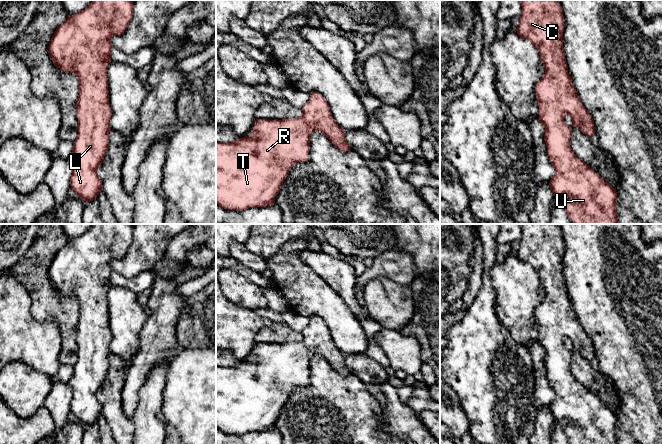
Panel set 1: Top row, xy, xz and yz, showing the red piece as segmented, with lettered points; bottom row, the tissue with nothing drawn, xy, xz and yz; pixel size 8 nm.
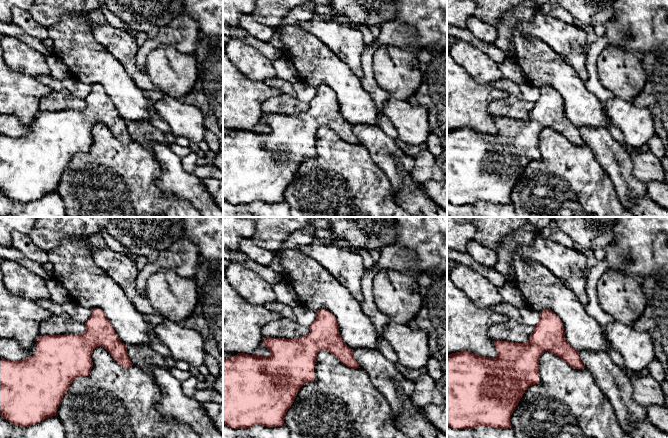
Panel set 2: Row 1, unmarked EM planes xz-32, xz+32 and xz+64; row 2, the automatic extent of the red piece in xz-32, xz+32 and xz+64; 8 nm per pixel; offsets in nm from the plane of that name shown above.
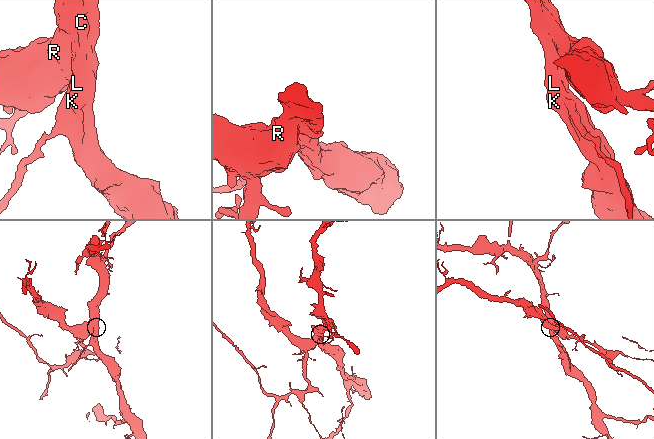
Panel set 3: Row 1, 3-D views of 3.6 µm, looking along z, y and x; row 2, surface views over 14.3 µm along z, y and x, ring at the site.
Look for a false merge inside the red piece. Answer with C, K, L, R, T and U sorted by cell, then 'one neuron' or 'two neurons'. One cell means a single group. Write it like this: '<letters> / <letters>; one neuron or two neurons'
C K L R T U; one neuron

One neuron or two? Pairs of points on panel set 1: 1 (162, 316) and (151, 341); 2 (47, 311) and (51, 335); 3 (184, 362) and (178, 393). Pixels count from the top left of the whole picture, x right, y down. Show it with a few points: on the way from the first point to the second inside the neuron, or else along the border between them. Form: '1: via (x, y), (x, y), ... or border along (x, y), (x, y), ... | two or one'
1: via (162, 322), (160, 332), (157, 335) | one
2: border along (30, 308), (35, 318), (57, 326), (62, 342) | two
3: via (184, 370), (184, 385) | one

